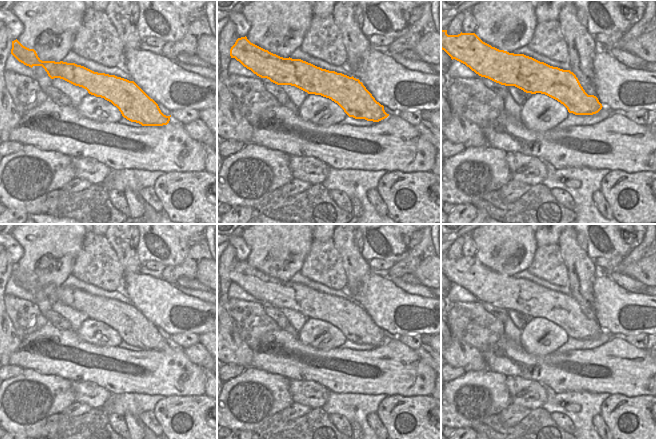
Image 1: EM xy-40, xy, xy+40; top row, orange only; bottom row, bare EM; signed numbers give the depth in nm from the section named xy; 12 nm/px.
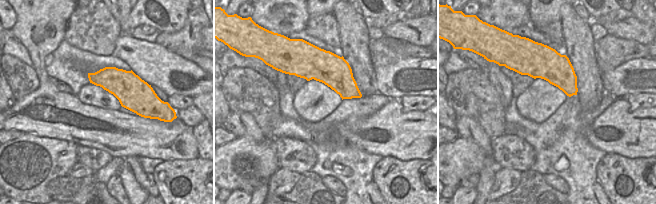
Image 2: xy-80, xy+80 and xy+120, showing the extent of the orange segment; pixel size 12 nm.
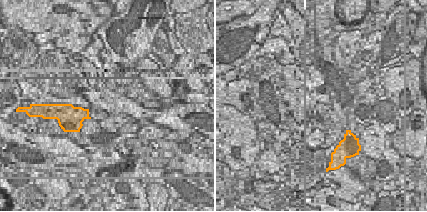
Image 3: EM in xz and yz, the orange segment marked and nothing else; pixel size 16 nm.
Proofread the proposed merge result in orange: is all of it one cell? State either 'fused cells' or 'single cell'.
fused cells

